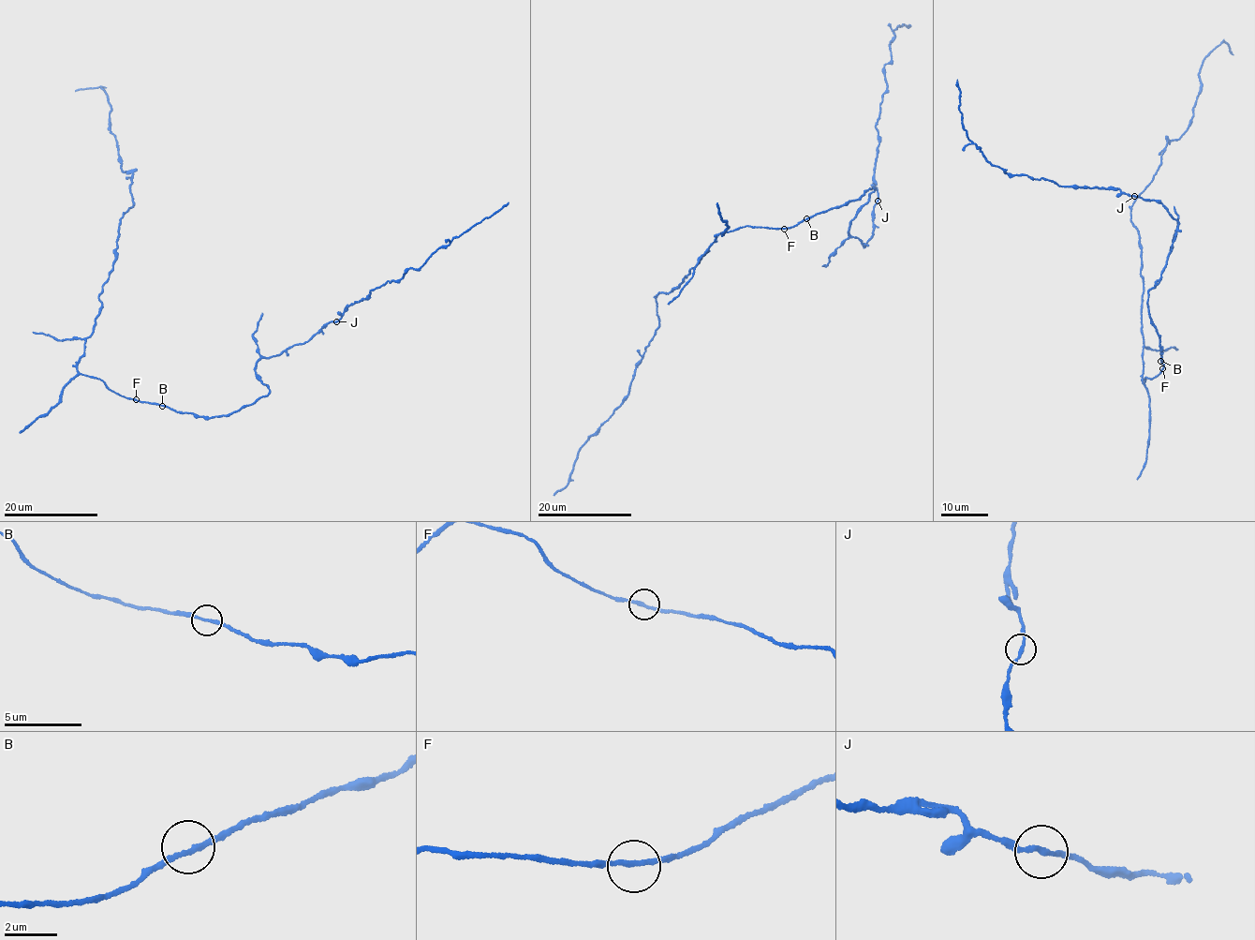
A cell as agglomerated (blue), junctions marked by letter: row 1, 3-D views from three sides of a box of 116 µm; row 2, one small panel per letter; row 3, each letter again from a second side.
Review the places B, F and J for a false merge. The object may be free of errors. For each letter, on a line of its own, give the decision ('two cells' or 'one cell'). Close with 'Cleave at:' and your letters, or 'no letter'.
B: one cell
F: one cell
J: one cell
Cleave at: no letter

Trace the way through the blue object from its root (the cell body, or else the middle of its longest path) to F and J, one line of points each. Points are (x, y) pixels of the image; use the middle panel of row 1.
F: (806, 220), (784, 229)
J: (806, 220), (874, 188), (848, 231), (865, 246), (874, 232), (873, 206), (878, 201)

